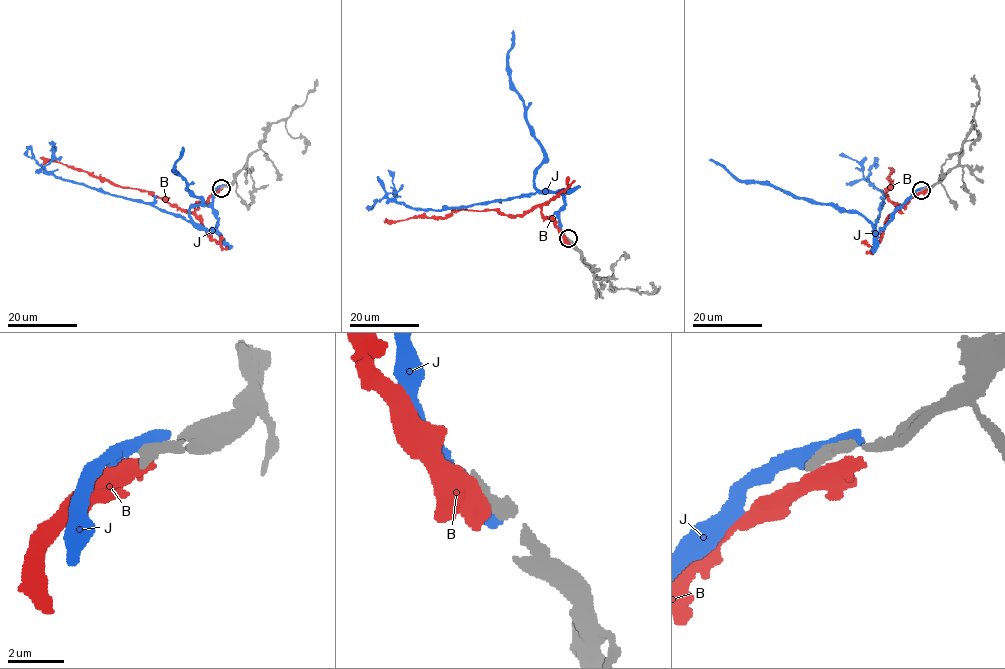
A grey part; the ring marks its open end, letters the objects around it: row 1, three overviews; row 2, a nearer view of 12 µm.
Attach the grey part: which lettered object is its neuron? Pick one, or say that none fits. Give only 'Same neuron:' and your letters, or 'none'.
Same neuron: none

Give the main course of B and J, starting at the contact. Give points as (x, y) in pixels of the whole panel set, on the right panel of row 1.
B: (922, 190), (888, 216), (895, 210), (885, 194), (892, 186), (890, 167)
J: (924, 188), (918, 188), (876, 233), (874, 225), (884, 193), (867, 180), (861, 165), (839, 154)

